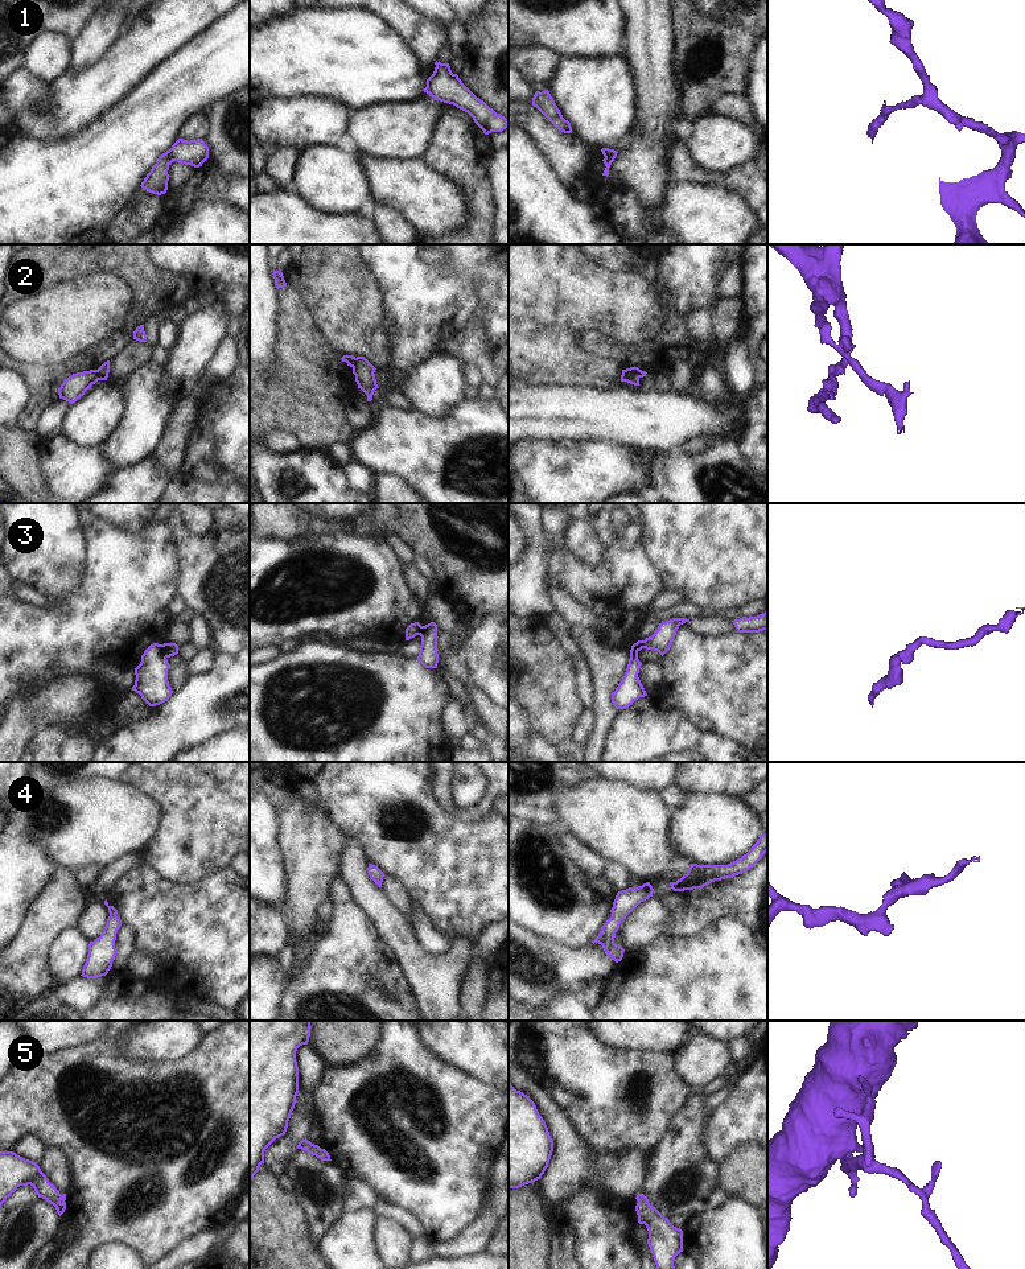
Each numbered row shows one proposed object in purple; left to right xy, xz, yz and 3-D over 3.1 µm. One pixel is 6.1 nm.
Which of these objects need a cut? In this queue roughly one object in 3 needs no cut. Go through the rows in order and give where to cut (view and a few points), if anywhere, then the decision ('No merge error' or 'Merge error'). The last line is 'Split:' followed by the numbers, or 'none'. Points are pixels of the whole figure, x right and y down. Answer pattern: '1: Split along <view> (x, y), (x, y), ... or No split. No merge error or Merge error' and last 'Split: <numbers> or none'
1: Split along xy (168, 151), (173, 160). Merge error
2: Split along yz (622, 374), (638, 378). Merge error
3: Split along xy (161, 645), (165, 658). Merge error
4: No split. No merge error
5: No split. No merge error
Split: 1, 2, 3

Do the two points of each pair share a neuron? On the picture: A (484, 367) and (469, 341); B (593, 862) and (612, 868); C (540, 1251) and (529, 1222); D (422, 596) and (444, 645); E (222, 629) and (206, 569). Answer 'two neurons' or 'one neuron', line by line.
A: one neuron
B: two neurons
C: one neuron
D: two neurons
E: one neuron

